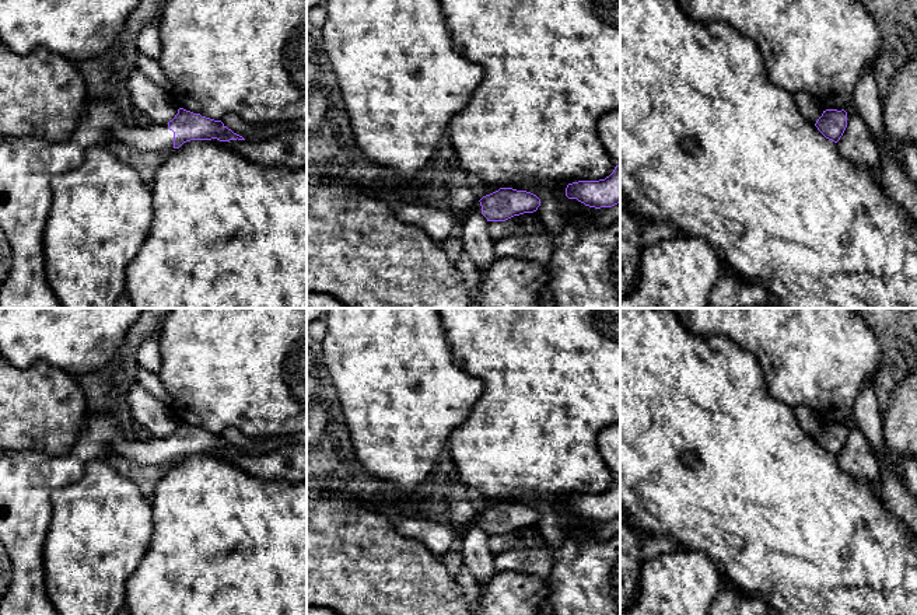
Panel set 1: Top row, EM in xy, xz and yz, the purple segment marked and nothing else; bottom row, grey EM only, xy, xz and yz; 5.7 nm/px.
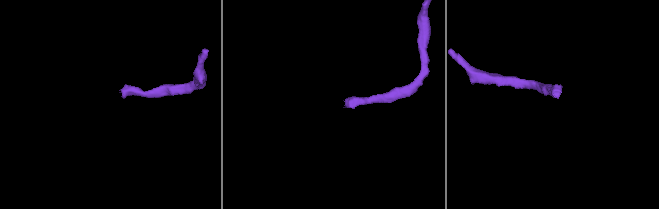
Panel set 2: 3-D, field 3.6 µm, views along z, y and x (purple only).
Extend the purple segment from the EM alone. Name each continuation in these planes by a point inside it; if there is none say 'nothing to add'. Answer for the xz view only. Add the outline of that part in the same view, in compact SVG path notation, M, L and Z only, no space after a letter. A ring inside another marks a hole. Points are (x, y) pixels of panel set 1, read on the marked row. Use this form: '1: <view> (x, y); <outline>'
1: xz (436, 223); M392 200L391 203L396 217L400 221L419 227L435 242L442 242L455 224L462 224L470 207L477 207L479 210L482 210L479 200L459 214L433 206L399 203L395 200Z

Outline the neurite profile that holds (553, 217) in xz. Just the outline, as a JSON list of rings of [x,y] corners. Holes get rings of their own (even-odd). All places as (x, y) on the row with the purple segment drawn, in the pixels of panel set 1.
[[[521,182],[514,185],[512,189],[531,192],[540,199],[540,206],[536,213],[547,231],[560,231],[566,226],[566,213],[560,207],[550,186],[539,186],[535,182]]]

